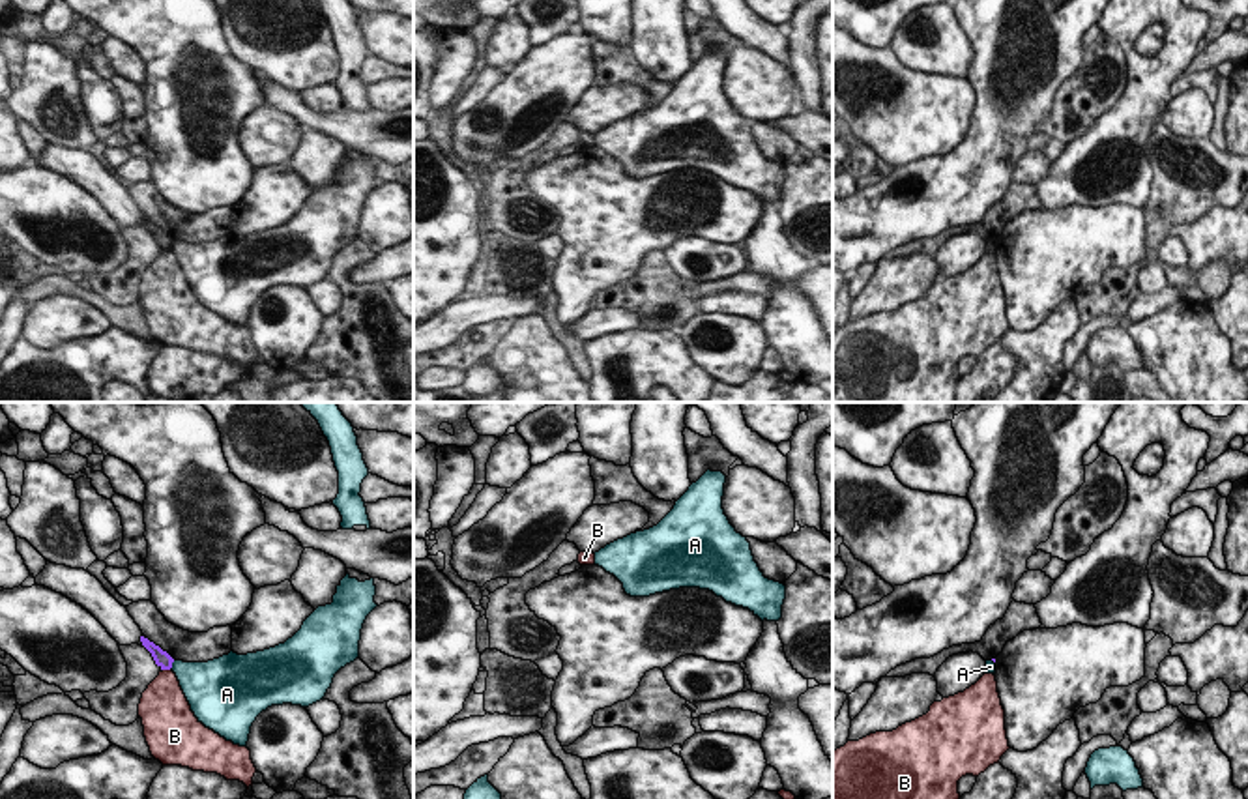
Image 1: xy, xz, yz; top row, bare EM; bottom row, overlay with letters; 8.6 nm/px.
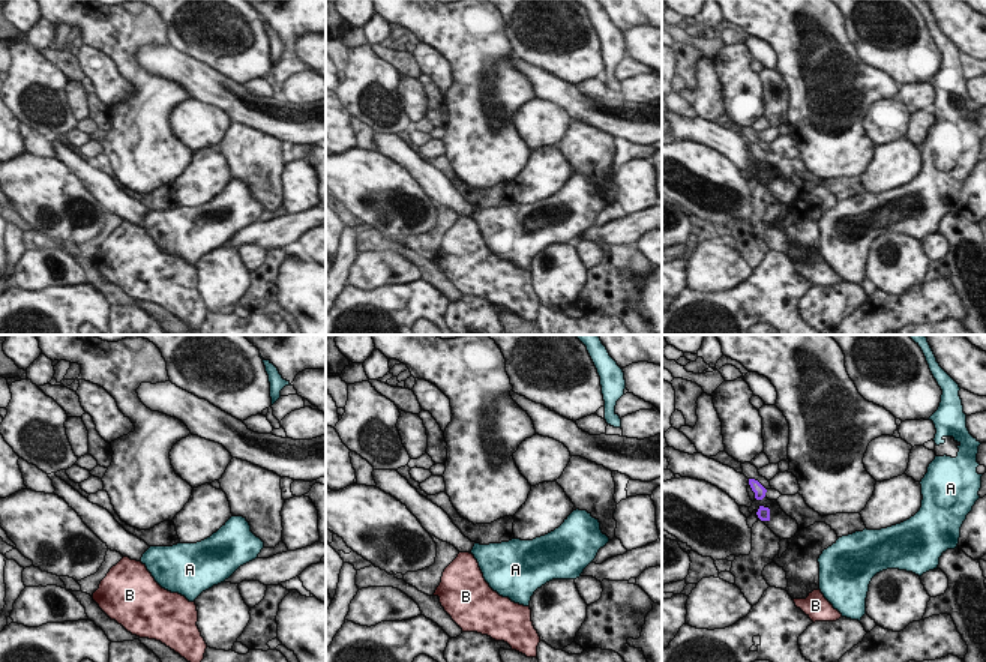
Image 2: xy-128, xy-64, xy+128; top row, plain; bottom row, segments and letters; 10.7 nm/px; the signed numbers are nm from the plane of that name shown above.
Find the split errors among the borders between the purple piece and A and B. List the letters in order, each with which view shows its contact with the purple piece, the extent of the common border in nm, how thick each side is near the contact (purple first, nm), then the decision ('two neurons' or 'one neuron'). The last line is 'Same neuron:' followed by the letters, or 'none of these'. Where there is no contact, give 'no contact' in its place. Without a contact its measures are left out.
A: xy | 100 nm | 140/280 nm | two neurons
B: xy | 70 nm | 140/320 nm | two neurons
Same neuron: none of these

